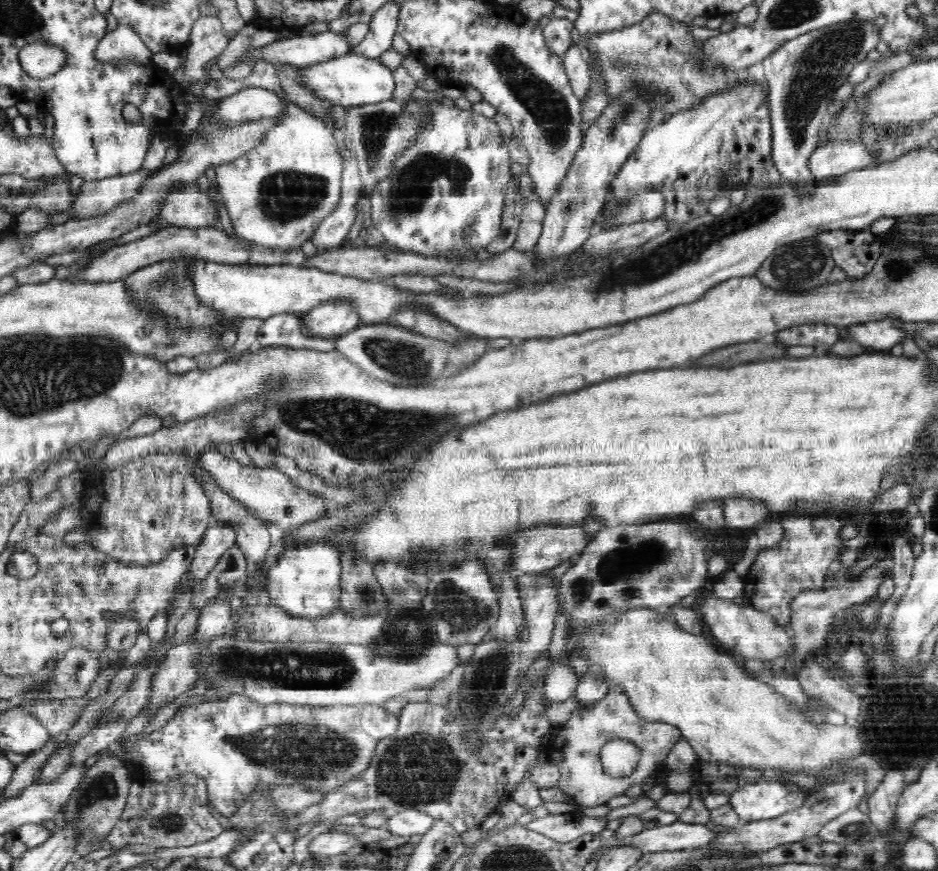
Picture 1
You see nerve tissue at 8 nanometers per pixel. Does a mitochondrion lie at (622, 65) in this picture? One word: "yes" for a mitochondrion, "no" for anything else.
yes

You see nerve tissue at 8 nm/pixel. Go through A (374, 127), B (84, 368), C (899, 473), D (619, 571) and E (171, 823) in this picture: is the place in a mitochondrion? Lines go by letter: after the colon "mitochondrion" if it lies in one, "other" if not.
A: mitochondrion
B: mitochondrion
C: other
D: mitochondrion
E: mitochondrion

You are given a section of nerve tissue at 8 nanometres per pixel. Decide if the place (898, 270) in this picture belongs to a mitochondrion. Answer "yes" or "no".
yes

